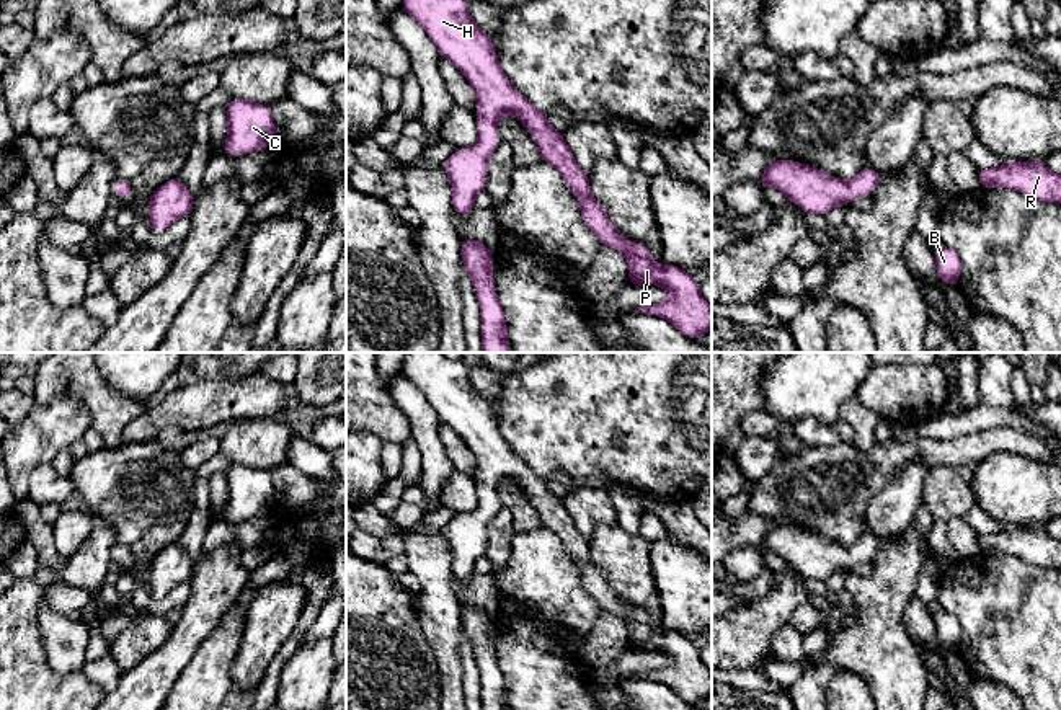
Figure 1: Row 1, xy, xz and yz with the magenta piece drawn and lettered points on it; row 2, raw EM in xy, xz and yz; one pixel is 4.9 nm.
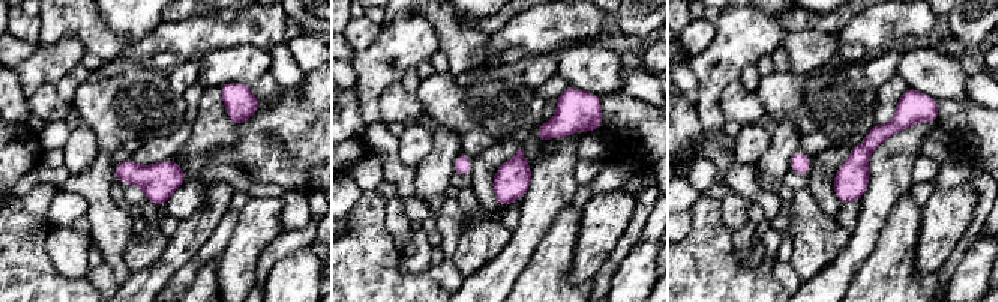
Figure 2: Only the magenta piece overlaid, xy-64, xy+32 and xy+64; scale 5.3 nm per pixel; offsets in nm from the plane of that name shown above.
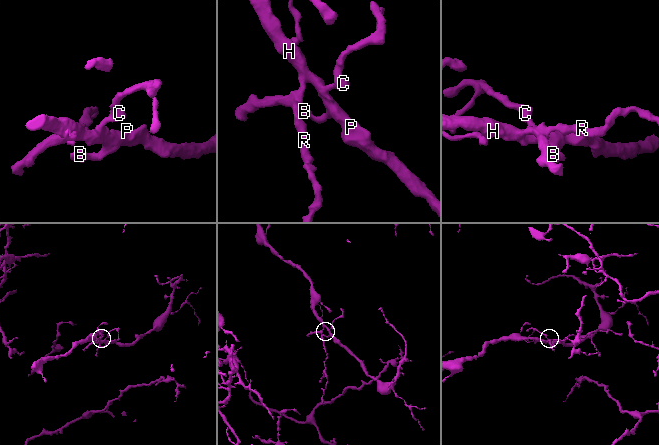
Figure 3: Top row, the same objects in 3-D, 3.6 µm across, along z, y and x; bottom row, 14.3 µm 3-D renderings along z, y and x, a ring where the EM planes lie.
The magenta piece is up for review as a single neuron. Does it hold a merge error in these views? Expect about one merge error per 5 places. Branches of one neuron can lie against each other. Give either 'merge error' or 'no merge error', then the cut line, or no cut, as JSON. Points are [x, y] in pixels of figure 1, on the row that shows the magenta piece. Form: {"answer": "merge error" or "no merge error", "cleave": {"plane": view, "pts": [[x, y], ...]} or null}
{"answer": "no merge error", "cleave": null}

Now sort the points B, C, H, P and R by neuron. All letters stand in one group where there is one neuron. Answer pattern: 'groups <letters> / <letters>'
groups B C H P R

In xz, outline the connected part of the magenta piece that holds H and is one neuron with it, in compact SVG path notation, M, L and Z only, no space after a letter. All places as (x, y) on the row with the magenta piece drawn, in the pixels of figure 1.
M403 0L402 8L418 21L441 55L451 60L475 90L478 142L455 150L442 163L452 188L452 209L462 217L475 209L475 196L485 189L488 157L499 144L496 129L503 114L516 116L529 131L540 152L540 160L552 165L579 202L583 224L601 245L619 250L628 263L628 284L664 286L669 291L659 305L638 308L638 313L661 317L686 338L697 338L712 330L712 307L700 294L700 282L682 268L655 264L646 245L625 240L607 217L602 204L589 189L589 175L573 158L563 134L519 93L503 73L493 38L472 20L465 0Z

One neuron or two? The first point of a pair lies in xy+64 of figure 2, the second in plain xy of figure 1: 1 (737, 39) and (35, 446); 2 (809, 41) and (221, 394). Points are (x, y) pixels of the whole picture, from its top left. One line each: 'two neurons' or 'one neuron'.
1: one neuron
2: two neurons

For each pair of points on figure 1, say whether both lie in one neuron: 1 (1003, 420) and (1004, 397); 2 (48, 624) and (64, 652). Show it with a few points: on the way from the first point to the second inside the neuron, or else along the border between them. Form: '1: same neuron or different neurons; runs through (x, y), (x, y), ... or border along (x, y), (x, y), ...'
1: different neurons; border along (980, 403), (1007, 408)
2: same neuron; runs through (54, 630), (61, 637), (61, 645)

